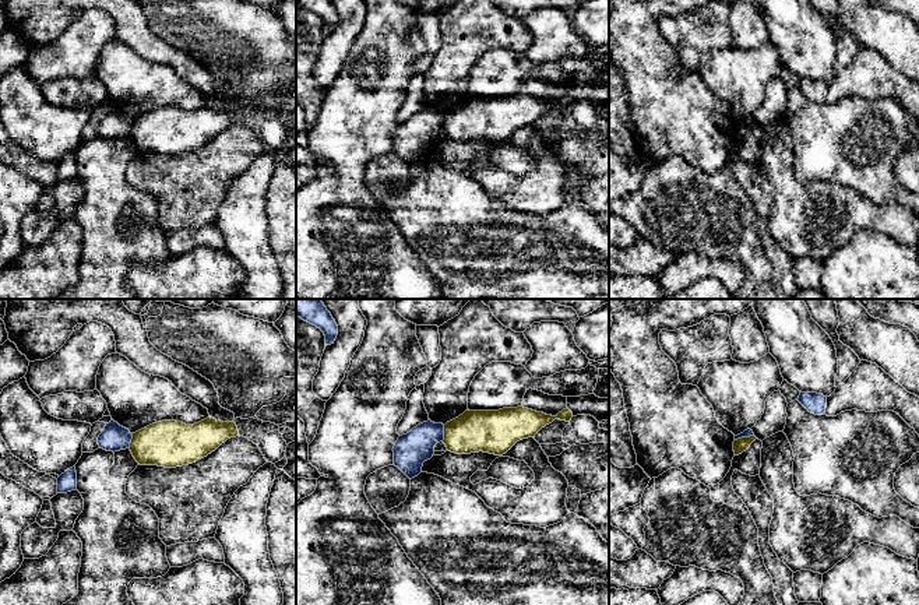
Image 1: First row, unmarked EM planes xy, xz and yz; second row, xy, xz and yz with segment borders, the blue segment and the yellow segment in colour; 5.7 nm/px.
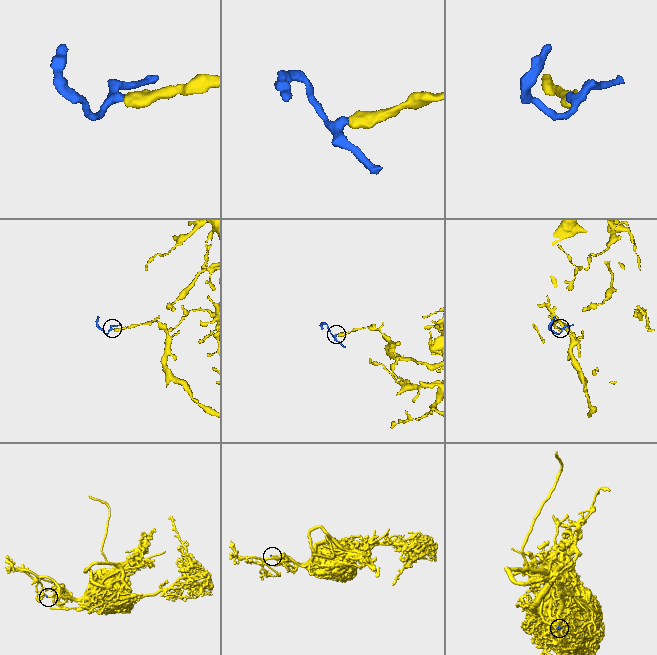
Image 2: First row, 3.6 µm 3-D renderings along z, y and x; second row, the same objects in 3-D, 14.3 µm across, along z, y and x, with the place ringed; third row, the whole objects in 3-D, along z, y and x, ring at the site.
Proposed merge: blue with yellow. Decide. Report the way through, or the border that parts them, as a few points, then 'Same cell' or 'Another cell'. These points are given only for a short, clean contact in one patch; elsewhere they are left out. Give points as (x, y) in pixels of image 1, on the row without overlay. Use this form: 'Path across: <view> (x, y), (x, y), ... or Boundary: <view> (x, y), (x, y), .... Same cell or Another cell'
Boundary: xz (444, 112), (444, 125), (442, 127). Another cell

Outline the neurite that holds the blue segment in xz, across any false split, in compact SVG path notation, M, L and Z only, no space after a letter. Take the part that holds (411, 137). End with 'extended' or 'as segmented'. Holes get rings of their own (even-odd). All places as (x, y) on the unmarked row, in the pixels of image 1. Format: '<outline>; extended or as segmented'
M423 109L409 120L398 124L394 138L394 152L409 166L422 159L423 150L434 141L434 133L444 127L444 112Z; as segmented

